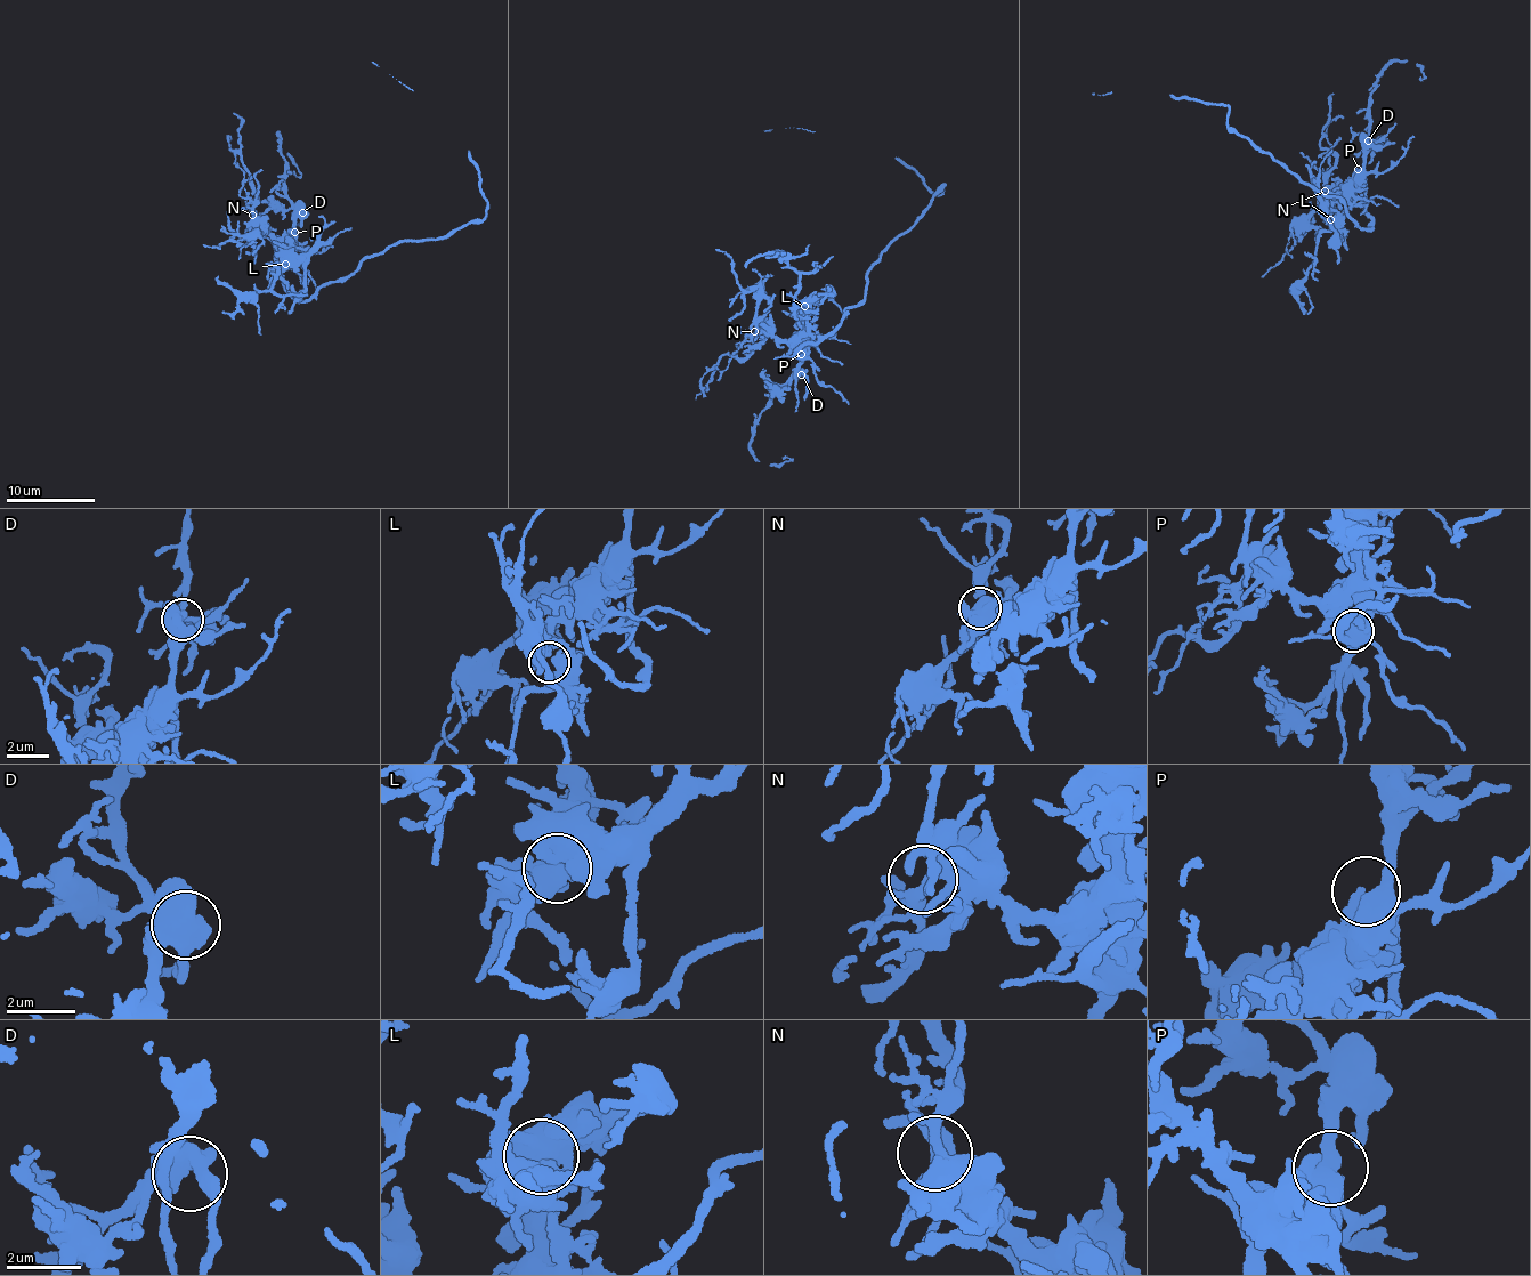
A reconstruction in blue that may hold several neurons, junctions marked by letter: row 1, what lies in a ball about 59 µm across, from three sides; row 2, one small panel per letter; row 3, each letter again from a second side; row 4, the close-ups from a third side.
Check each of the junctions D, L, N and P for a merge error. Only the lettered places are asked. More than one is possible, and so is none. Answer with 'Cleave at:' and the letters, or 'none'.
Cleave at: none

